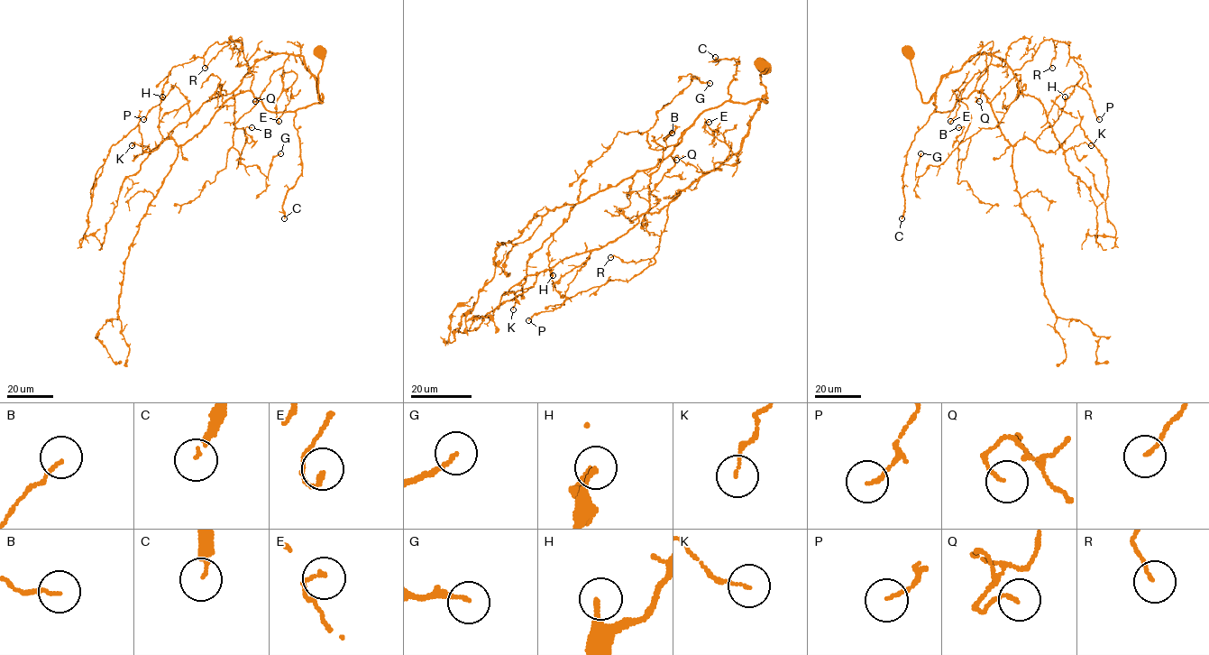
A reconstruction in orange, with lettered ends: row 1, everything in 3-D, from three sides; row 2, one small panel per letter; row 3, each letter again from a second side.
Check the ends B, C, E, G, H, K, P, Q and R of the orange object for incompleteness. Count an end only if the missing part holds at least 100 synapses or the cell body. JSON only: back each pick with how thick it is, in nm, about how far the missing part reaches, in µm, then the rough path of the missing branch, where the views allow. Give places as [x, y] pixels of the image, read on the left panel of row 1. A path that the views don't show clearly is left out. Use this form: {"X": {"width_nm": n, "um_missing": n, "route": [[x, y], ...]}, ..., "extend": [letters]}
{"C": {"width_nm": 100, "um_missing": 150}, "extend": ["C"]}

